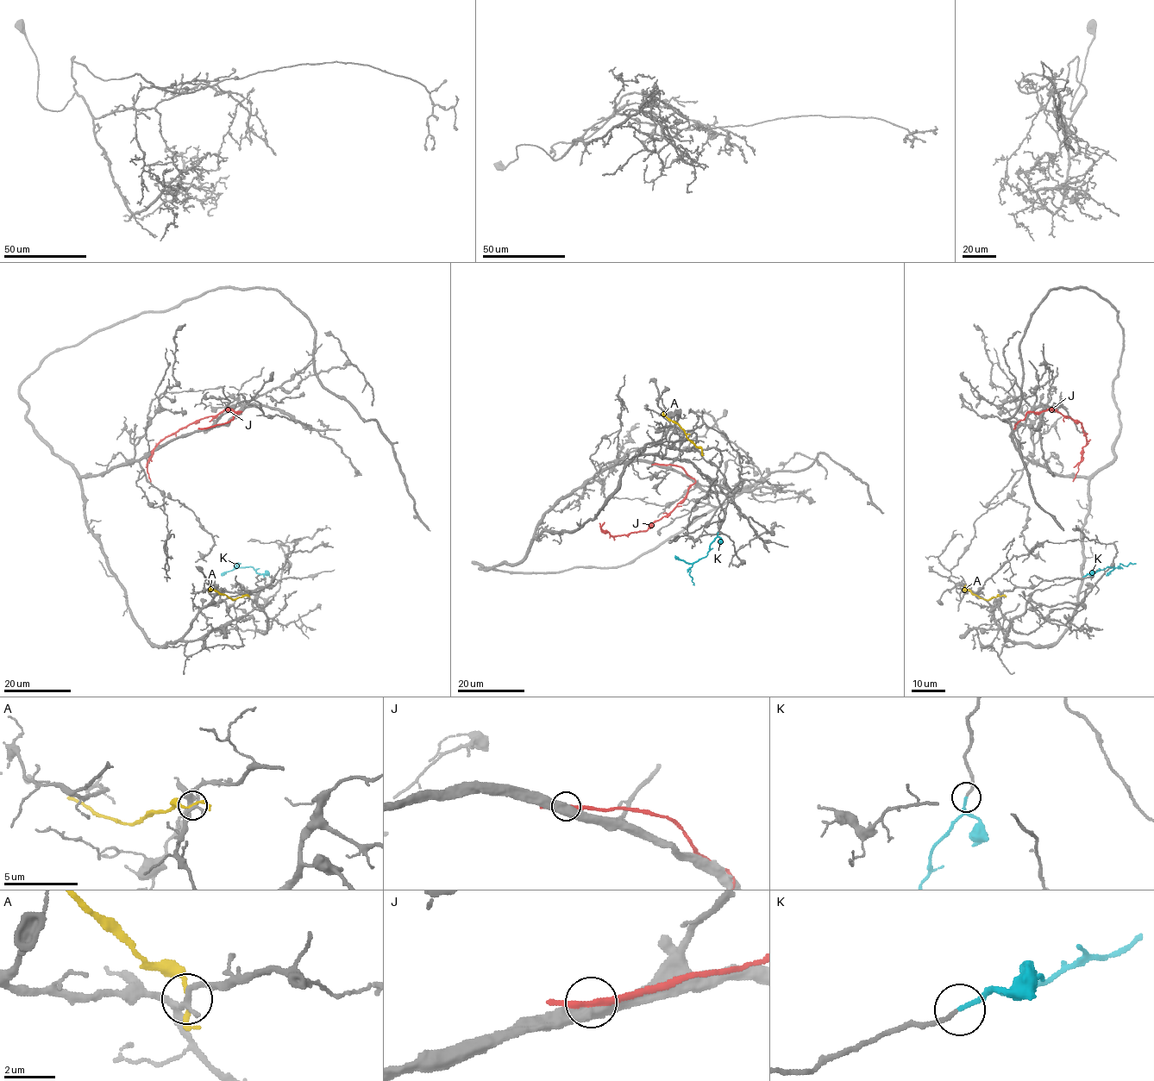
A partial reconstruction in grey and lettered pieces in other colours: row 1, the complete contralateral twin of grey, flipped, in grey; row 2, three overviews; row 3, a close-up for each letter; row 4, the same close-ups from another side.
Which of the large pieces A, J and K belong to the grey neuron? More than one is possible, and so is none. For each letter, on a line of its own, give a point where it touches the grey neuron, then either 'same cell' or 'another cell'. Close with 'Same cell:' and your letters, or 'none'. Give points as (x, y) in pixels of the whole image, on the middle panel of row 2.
A: meets grey at (702, 451); another cell
J: meets grey at (657, 464); another cell
K: meets grey at (718, 533); same cell
Same cell: K

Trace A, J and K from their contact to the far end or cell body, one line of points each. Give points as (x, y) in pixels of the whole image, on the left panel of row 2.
A: (248, 596), (233, 600), (211, 590), (210, 584)
J: (203, 428), (227, 423), (241, 411), (235, 413), (225, 409), (166, 436), (154, 448), (147, 463), (150, 481)
K: (264, 577), (252, 566), (237, 567), (235, 565), (239, 563)

